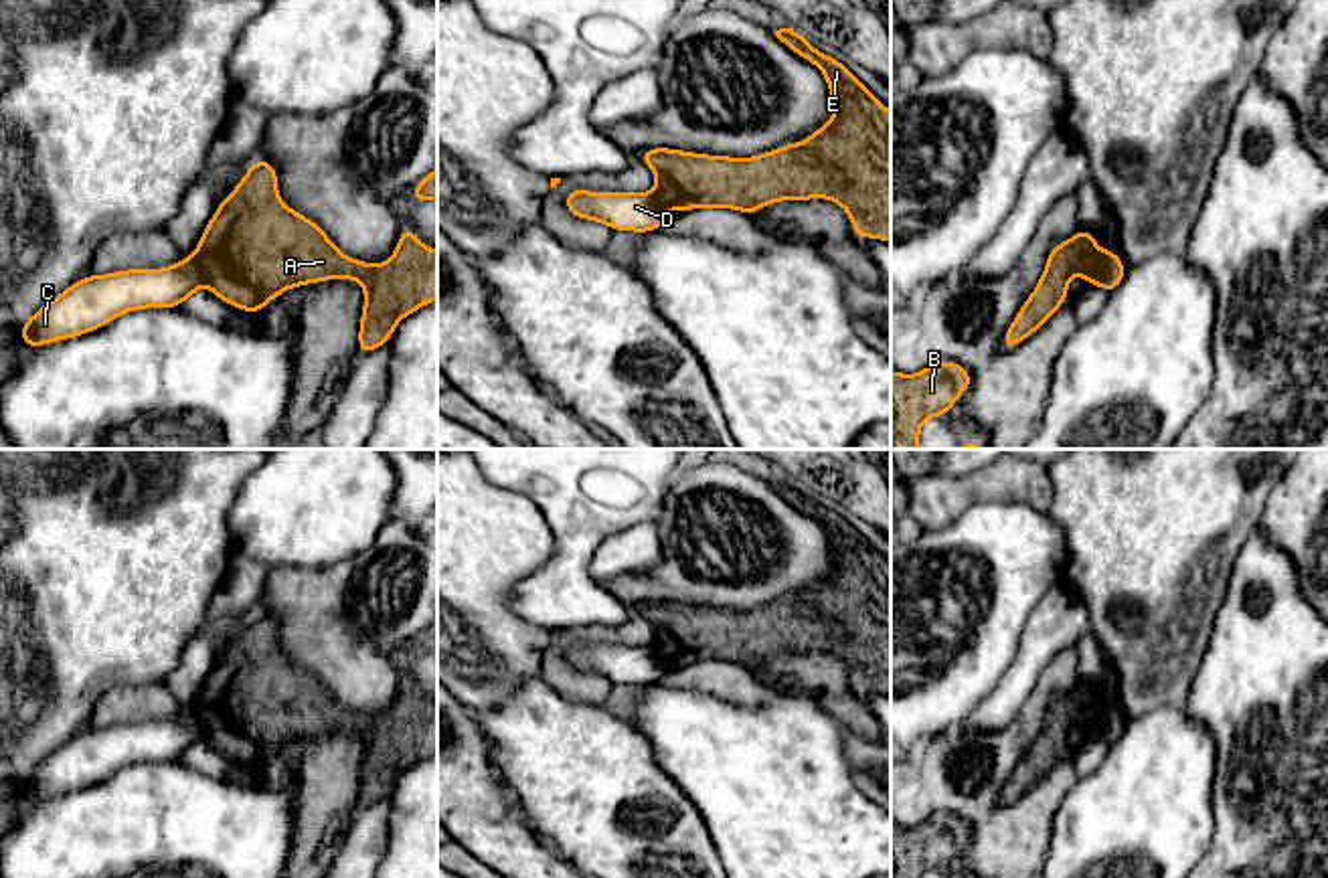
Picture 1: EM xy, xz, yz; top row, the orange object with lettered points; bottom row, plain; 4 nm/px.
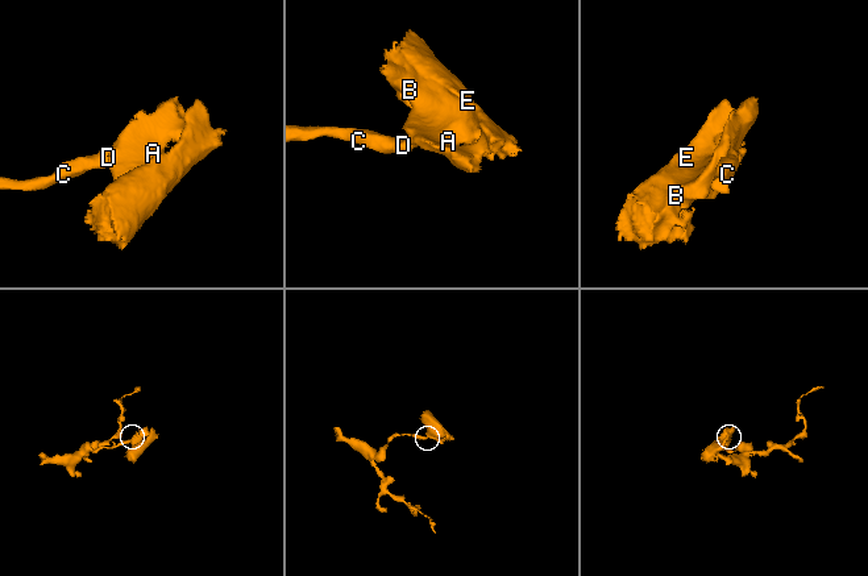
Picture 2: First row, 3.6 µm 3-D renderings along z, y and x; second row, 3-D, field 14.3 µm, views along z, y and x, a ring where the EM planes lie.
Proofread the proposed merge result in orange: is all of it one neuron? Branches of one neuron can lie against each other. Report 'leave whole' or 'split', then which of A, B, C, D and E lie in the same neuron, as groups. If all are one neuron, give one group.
split | A B E / C D

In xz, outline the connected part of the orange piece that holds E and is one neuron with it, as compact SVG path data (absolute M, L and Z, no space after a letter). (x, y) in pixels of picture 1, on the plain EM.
M773 484L796 508L816 518L834 556L834 568L804 595L745 613L650 601L638 611L656 627L656 649L666 664L731 662L753 670L761 660L781 653L828 651L840 657L860 692L891 696L891 564L834 510L820 506L794 484Z

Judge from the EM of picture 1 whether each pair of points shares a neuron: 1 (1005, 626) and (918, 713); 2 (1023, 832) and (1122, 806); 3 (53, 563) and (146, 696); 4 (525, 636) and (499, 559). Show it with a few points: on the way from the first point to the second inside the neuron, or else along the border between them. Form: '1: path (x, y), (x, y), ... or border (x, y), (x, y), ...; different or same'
1: path (982, 648), (940, 690); same
2: border (1075, 781), (1055, 816), (1049, 848), (1043, 856); different
3: border (162, 682), (114, 684), (110, 688); different
4: path (507, 618), (499, 609), (499, 577); same

